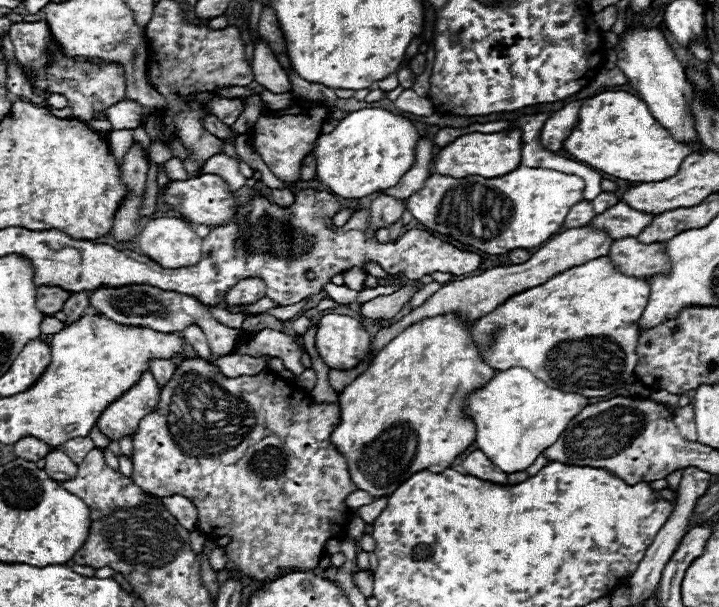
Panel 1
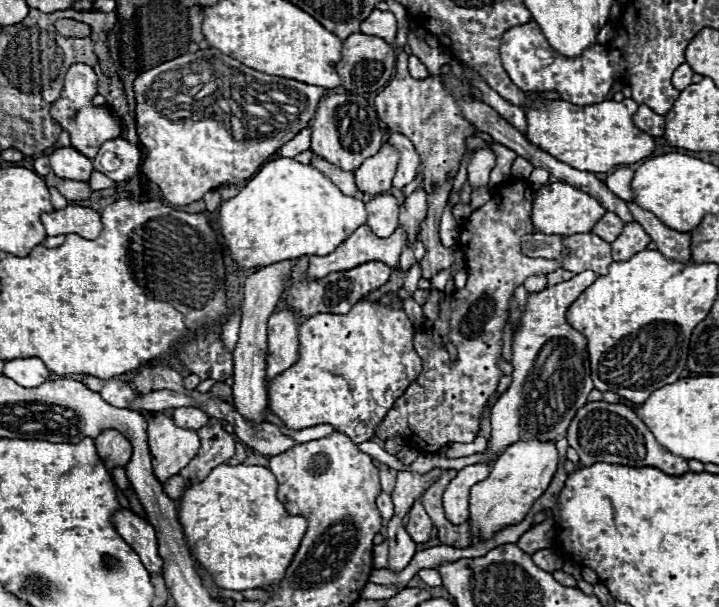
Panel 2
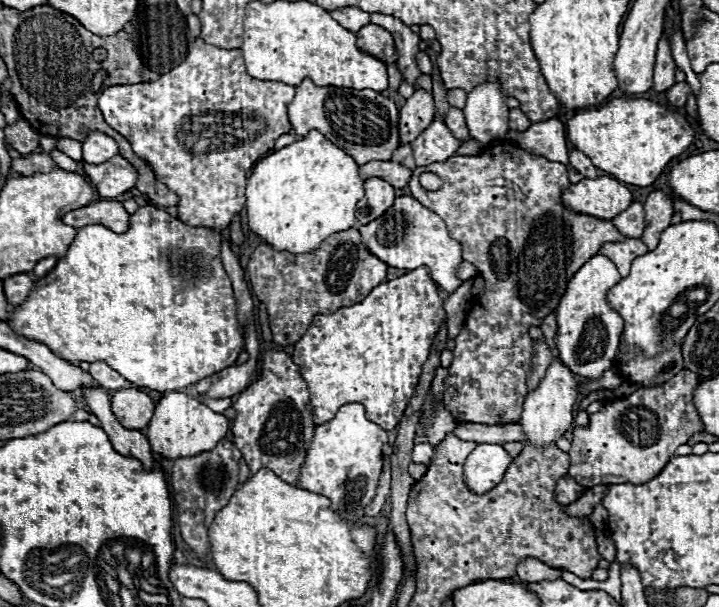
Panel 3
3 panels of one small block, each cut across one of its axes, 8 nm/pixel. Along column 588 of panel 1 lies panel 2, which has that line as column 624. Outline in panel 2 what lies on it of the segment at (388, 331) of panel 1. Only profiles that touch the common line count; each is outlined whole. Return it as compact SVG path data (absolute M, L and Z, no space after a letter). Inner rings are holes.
M628 222L622 230L622 234L610 244L612 246L612 258L616 262L632 258L634 254L642 252L648 244L650 244L650 236L646 234L646 230L642 230L642 226L638 222Z

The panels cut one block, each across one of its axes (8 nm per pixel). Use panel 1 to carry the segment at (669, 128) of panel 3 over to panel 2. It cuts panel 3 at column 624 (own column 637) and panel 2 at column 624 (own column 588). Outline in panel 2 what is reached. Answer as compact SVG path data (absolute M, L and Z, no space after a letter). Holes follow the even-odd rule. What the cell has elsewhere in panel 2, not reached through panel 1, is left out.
M624 98L622 102L604 100L590 106L576 106L564 100L536 100L526 112L526 138L576 170L592 174L610 172L618 166L628 166L648 158L656 148L654 138L634 126L632 118L638 107L632 98Z

